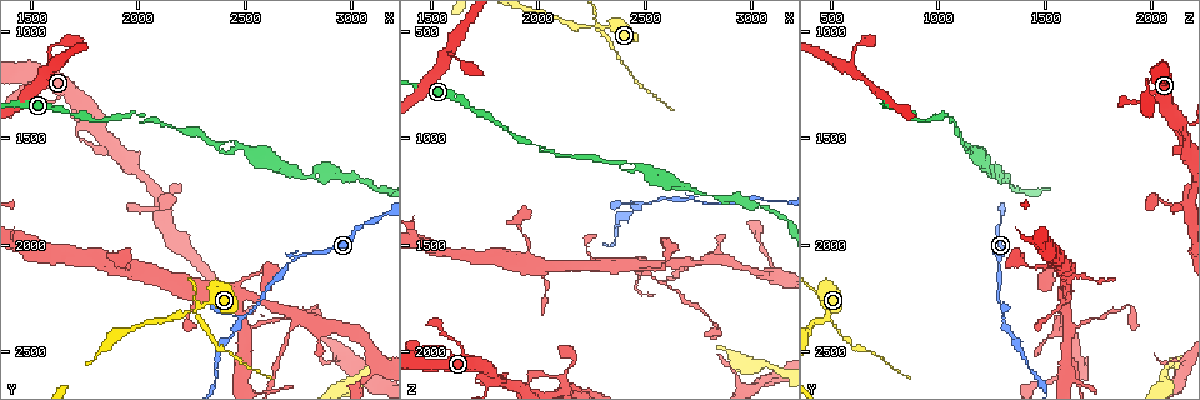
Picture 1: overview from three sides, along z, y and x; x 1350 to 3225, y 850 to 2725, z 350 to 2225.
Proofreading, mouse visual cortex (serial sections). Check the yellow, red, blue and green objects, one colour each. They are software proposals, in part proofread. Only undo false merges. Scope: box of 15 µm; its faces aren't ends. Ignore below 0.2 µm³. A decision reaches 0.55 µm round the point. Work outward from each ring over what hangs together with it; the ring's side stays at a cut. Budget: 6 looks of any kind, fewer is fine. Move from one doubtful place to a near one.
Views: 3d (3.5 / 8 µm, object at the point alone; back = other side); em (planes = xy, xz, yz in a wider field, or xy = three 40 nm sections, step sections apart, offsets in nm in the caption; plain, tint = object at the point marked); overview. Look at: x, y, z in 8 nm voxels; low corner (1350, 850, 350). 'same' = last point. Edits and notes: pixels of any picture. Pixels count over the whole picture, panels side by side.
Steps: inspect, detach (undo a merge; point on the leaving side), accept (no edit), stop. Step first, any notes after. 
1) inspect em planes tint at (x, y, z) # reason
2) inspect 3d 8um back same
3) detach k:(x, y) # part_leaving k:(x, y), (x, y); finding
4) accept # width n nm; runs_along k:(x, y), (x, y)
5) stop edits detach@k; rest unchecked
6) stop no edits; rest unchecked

inspect 3d 8um at (2720, 2090, 1290) # thin neck

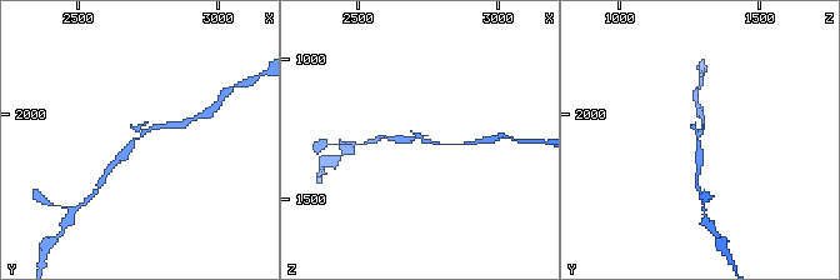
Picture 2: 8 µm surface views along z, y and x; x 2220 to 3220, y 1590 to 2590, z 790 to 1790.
inspect em xy step 2 tint at (2700, 2090, 1290) # now the EM

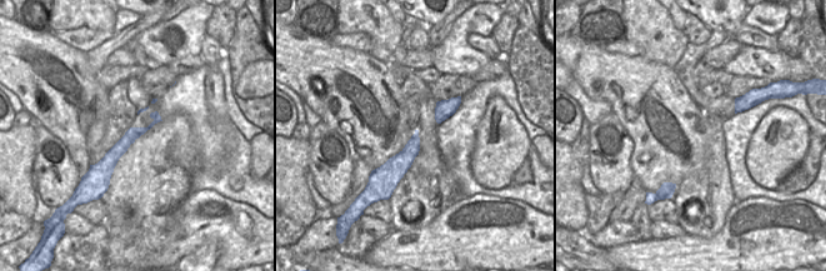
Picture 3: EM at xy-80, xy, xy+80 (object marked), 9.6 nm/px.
accept # runs_along 2:(169, 126), (146, 129), (113, 166); continuous, no second cell

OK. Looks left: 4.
inspect 3d 3.5um back at (2790, 1680, 1260) # abrupt turn

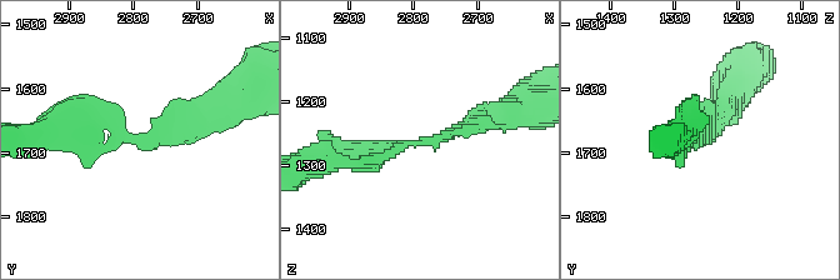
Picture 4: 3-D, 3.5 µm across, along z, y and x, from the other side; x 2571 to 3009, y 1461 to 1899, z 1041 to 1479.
inspect em xy step 1 tint at (2785, 1680, 1265) # arm_widths 200, 200 nm

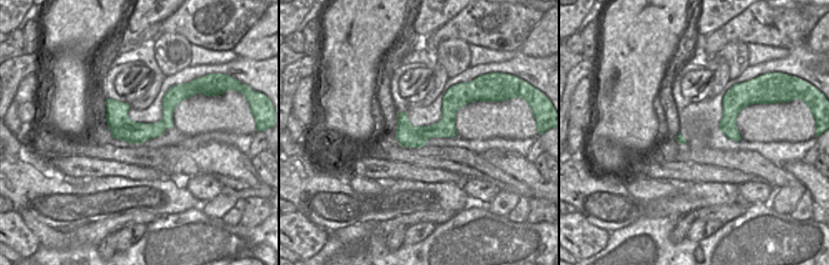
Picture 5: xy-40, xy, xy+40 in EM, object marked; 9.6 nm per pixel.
accept # runs_along 5:(463, 101), (435, 130), (401, 140); continuous, no second cell

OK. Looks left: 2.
inspect 3d 3.5um at (3010, 1680, 1310) # sudden change in width

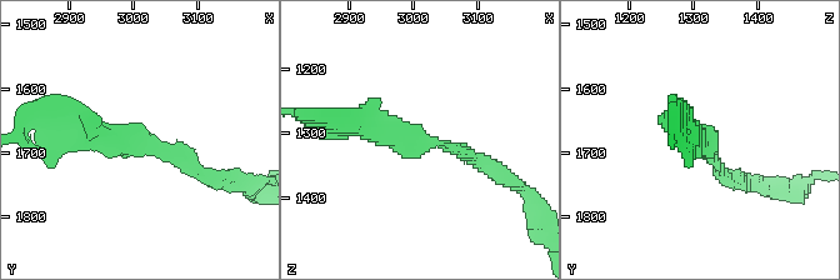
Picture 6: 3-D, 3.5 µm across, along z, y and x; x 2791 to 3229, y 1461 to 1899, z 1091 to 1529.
inspect em planes tint at (3010, 1680, 1310) # arm_widths 150, 250 nm

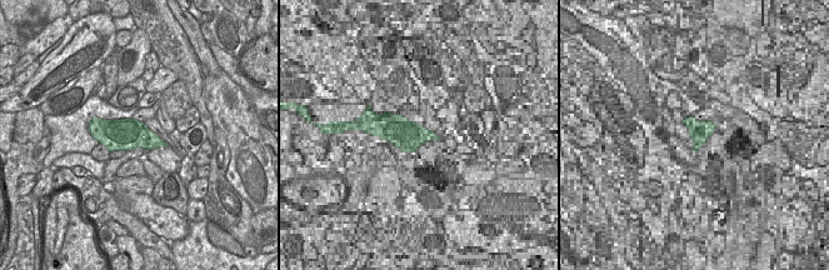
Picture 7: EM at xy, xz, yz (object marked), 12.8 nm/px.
accept # runs_along 6:(63, 118), (146, 140), (208, 179); all the same cell

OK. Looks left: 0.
stop no edits; rest unchecked

